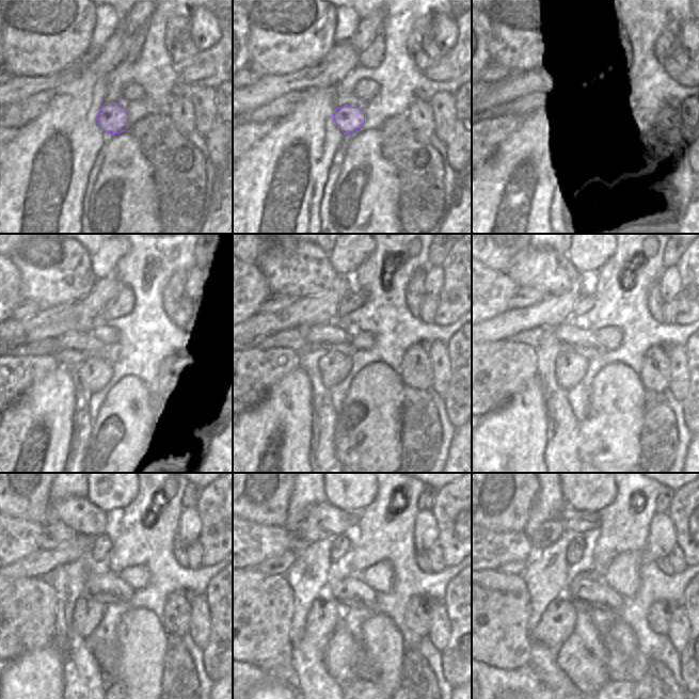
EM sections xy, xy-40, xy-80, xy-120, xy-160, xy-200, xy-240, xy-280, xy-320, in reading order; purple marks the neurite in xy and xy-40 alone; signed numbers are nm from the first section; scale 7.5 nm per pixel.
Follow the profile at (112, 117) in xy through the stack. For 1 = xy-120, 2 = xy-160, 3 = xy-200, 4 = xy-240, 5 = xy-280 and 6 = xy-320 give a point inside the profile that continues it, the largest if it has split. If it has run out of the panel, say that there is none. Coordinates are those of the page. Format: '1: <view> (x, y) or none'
1: xy-120 (95, 371)
2: xy-160 (333, 366)
3: xy-200 (570, 367)
4: xy-240 (88, 614)
5: xy-280 (322, 618)
6: xy-320 (556, 624)

